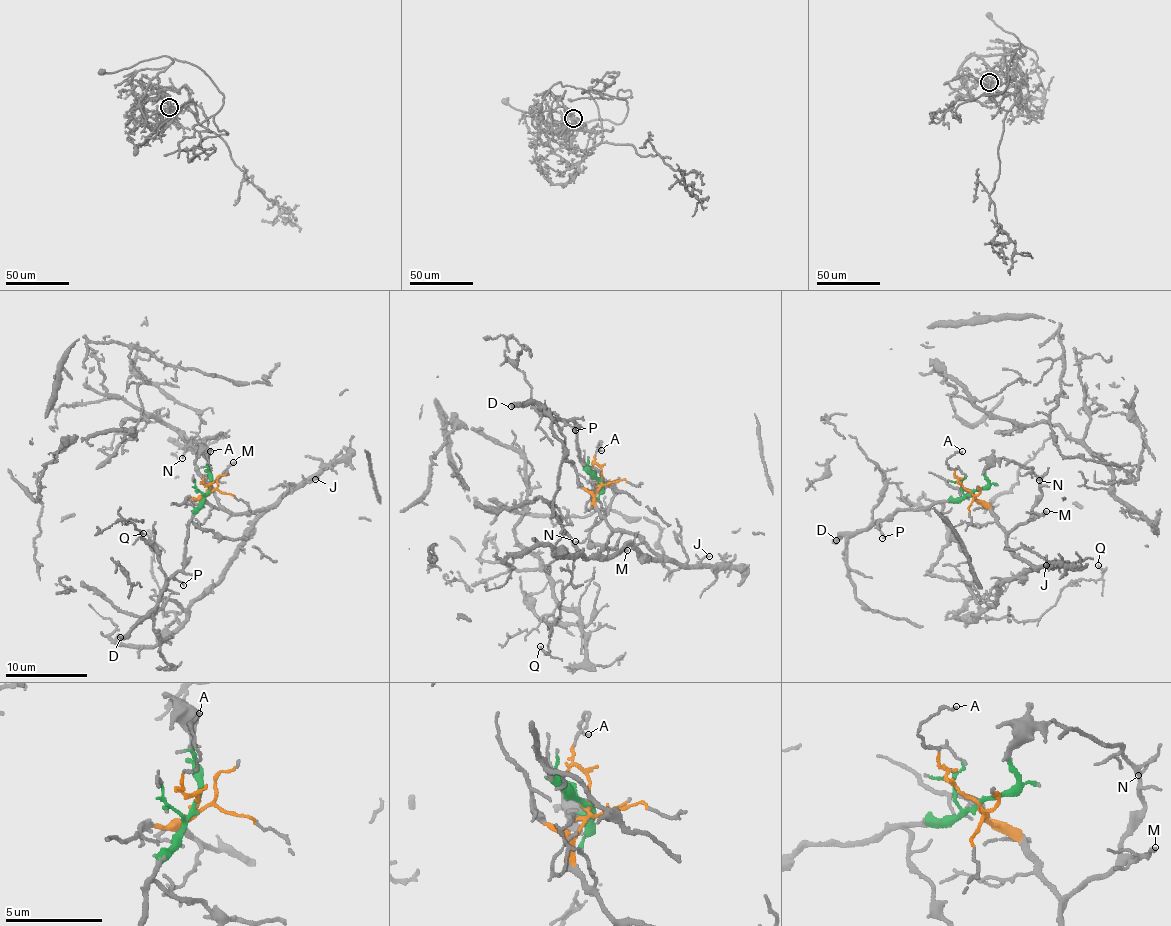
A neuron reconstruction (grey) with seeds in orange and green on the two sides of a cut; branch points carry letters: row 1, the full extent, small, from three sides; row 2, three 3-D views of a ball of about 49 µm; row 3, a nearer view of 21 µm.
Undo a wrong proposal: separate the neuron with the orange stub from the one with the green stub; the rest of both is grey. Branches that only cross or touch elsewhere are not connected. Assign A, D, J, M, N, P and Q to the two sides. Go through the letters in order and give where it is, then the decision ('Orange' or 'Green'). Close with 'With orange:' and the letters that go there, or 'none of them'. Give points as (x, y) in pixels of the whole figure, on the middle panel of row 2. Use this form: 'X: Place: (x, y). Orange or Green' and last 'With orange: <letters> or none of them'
A: Place: (601, 450). Orange
D: Place: (511, 406). Green
J: Place: (709, 556). Orange
M: Place: (627, 550). Orange
N: Place: (575, 541). Orange
P: Place: (575, 430). Green
Q: Place: (540, 646). Orange
With orange: A, J, M, N, Q

